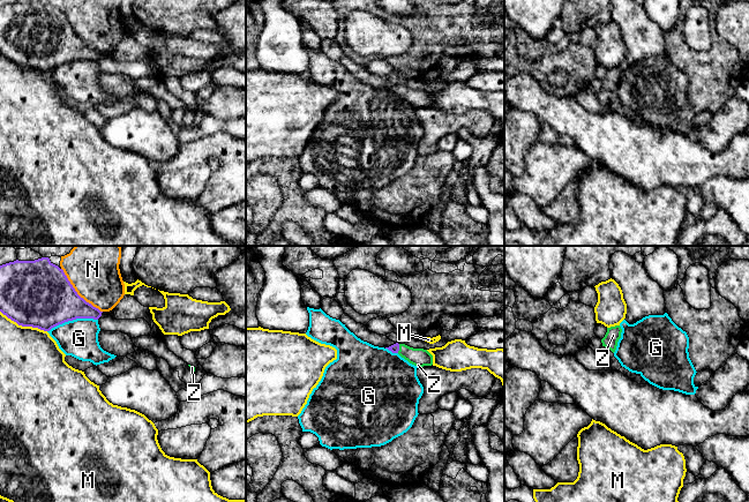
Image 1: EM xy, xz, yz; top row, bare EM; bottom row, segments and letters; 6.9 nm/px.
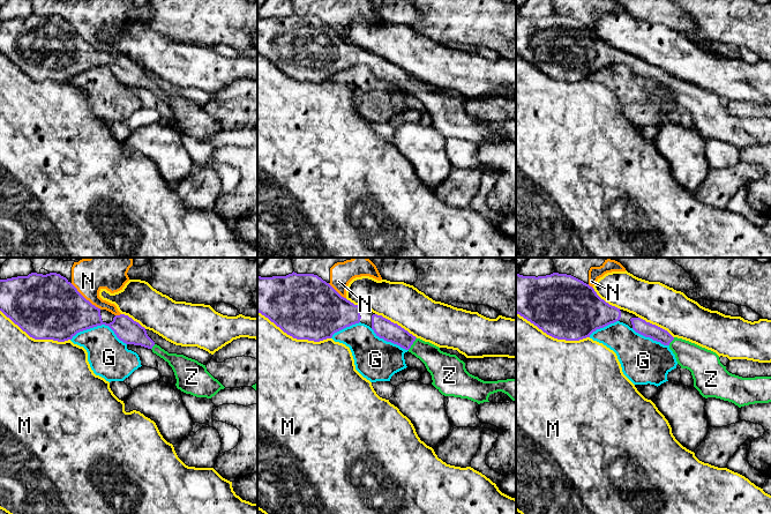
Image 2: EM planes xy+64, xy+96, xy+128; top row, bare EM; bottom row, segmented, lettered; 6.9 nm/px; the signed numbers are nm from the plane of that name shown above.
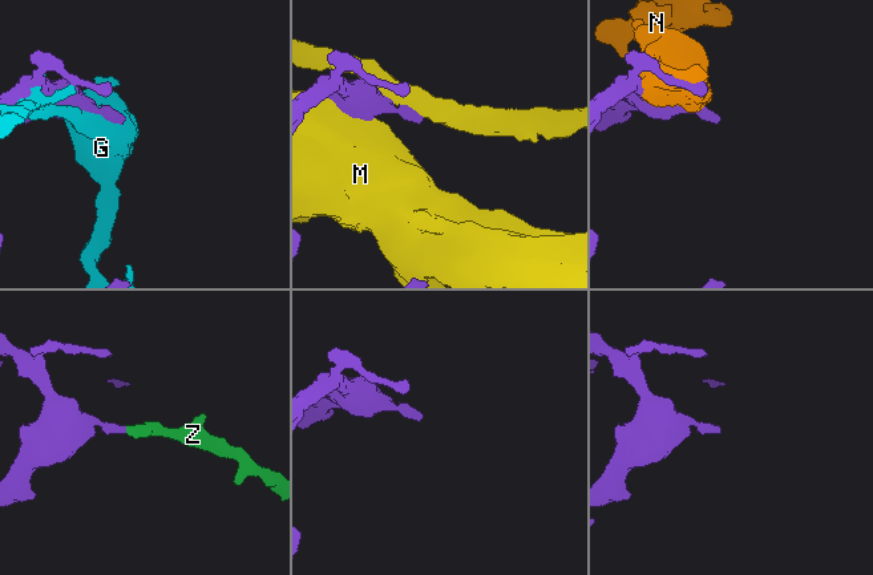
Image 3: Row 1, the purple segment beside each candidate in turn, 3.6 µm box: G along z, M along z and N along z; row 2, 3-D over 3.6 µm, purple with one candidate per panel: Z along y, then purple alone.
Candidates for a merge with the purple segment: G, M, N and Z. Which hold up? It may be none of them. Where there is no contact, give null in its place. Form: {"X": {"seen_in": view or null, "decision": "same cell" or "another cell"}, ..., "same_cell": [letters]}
{"G": {"seen_in": "xy", "decision": "another cell"}, "M": {"seen_in": "xy", "decision": "another cell"}, "N": {"seen_in": "xy", "decision": "another cell"}, "Z": {"seen_in": "xz", "decision": "same cell"}, "same_cell": ["Z"]}

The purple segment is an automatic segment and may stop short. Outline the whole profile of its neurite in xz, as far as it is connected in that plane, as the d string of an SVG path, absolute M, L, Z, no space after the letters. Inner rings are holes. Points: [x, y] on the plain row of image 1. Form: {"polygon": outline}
{"polygon": "M394 85L389 89L385 89L392 95L398 95L402 99L407 102L410 105L417 108L432 107L433 97L424 90L413 90L405 85Z"}

